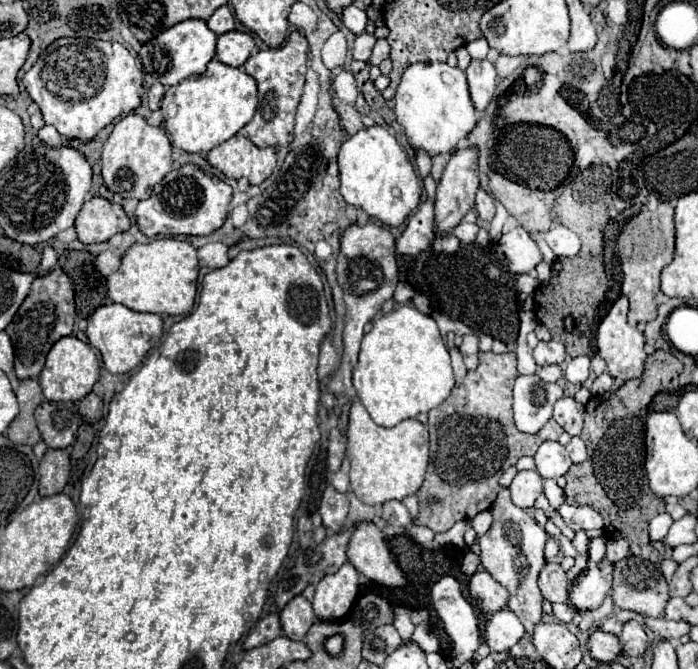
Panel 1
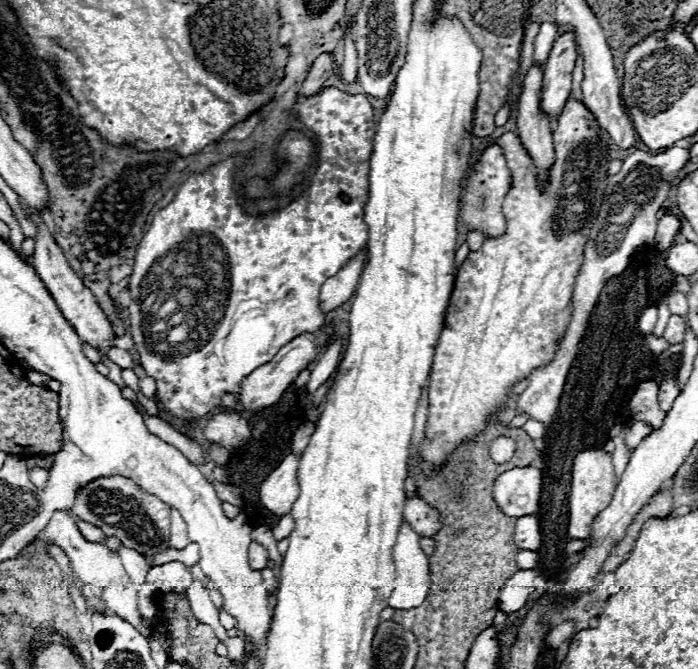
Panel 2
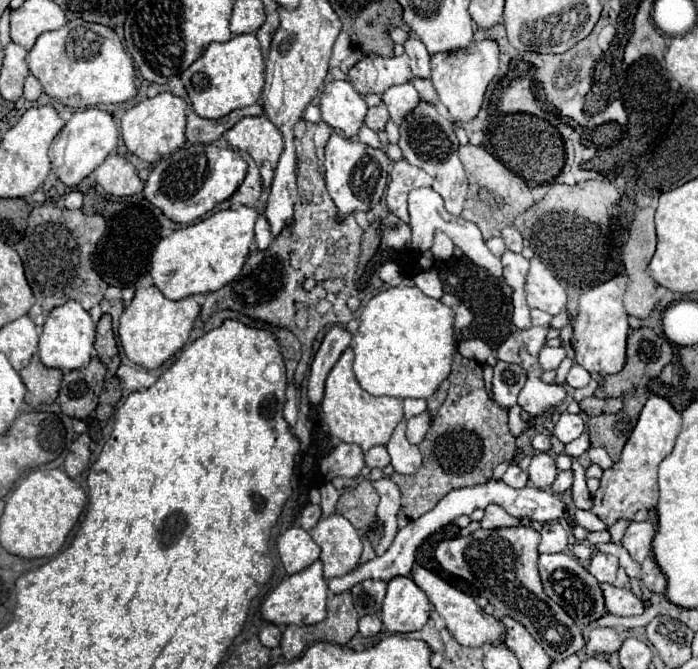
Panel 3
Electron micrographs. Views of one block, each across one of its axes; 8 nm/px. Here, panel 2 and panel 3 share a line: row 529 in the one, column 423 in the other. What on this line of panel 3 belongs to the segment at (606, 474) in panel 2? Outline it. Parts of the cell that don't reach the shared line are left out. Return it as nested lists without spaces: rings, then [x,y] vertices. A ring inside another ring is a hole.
[[[422,566],[412,570],[410,576],[418,588],[422,588],[428,596],[428,600],[432,602],[434,610],[444,618],[448,632],[462,644],[462,646],[484,646],[484,644],[502,644],[504,640],[504,626],[502,622],[498,622],[494,616],[488,616],[472,596],[456,590],[454,586],[450,586],[448,582],[444,582],[440,576],[436,576],[434,572],[424,570]]]

